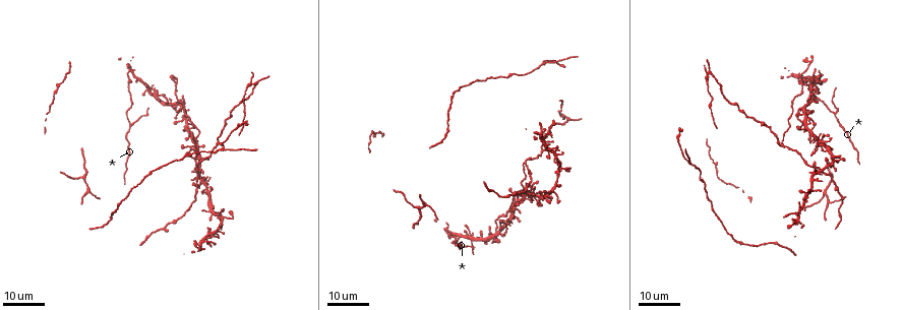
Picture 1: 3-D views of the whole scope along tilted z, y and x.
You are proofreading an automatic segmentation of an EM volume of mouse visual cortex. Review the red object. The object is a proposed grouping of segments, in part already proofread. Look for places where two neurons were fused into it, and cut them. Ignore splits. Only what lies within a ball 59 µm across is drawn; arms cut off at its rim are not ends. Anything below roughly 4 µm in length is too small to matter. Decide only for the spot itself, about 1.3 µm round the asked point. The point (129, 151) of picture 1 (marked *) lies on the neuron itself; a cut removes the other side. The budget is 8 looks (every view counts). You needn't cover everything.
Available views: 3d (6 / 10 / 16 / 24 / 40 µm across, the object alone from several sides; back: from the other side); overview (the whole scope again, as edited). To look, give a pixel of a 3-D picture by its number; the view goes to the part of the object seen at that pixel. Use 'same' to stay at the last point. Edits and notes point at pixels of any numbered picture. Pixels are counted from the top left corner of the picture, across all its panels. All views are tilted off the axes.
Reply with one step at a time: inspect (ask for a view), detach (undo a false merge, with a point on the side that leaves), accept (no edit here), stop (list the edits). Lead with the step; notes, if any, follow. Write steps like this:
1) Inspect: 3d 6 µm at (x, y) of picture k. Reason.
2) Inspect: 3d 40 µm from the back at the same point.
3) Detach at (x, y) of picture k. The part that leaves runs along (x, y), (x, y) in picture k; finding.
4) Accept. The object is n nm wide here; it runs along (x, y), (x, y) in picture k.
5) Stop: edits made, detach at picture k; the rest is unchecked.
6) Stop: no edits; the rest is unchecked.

Inspect: 3d 16 µm at (178, 98) of picture 1. Small branch off a trunk.

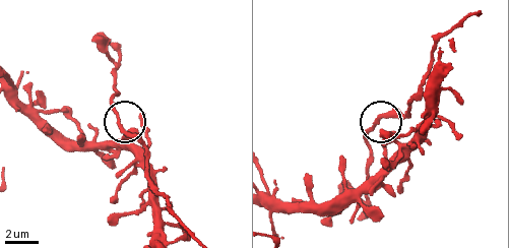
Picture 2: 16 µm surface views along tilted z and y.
Inspect: 3d 10 µm at (378, 122) of picture 2.

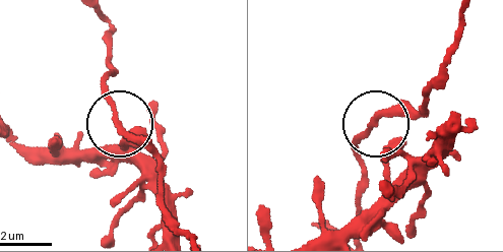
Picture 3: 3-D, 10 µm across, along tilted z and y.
Inspect: 3d 10 µm from the back at (372, 124) of picture 3. Other side.

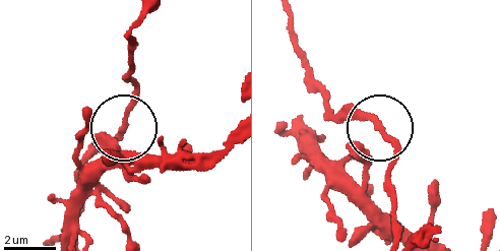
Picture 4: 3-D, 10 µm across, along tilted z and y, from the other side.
Accept. The object is 150 nm wide here; one neuron here.

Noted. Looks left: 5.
Inspect: 3d 16 µm at (218, 137) of picture 1.

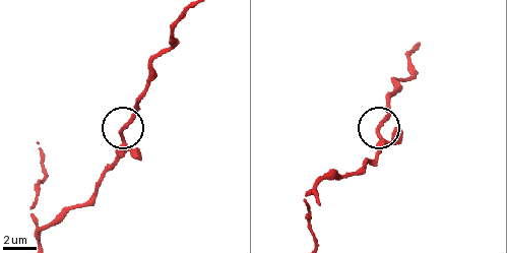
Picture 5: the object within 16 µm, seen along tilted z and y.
Inspect: 3d 6 µm at (120, 137) of picture 5.

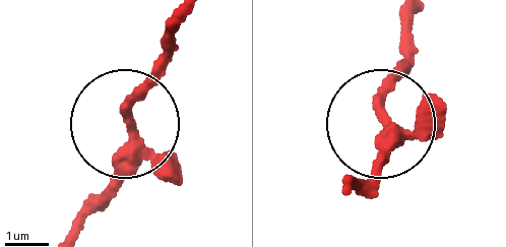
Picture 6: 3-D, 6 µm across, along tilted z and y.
Accept. It runs along (85, 224), (113, 186), (136, 97), (165, 55) in picture 6; one neuron here.

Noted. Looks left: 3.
Inspect: 3d 24 µm at (523, 164) of picture 1. Arms part here.

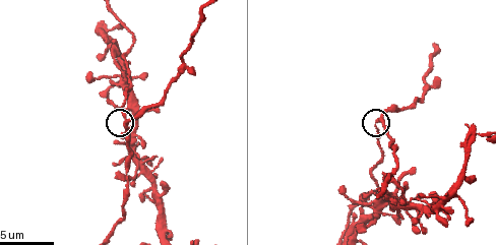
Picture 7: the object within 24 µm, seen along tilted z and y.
Inspect: 3d 10 µm at (125, 123) of picture 7.

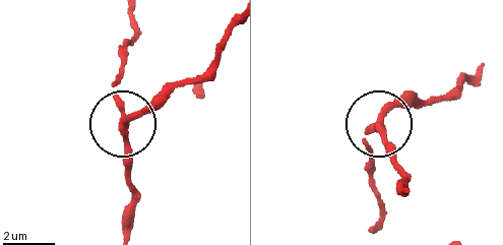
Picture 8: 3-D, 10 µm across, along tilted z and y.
Accept. 3 arms meet here; it runs along (130, 12), (133, 38), (112, 93), (124, 120), (125, 172) in picture 8; all the same neuron.

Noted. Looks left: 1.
Stop: no edits; the rest is unchecked.

